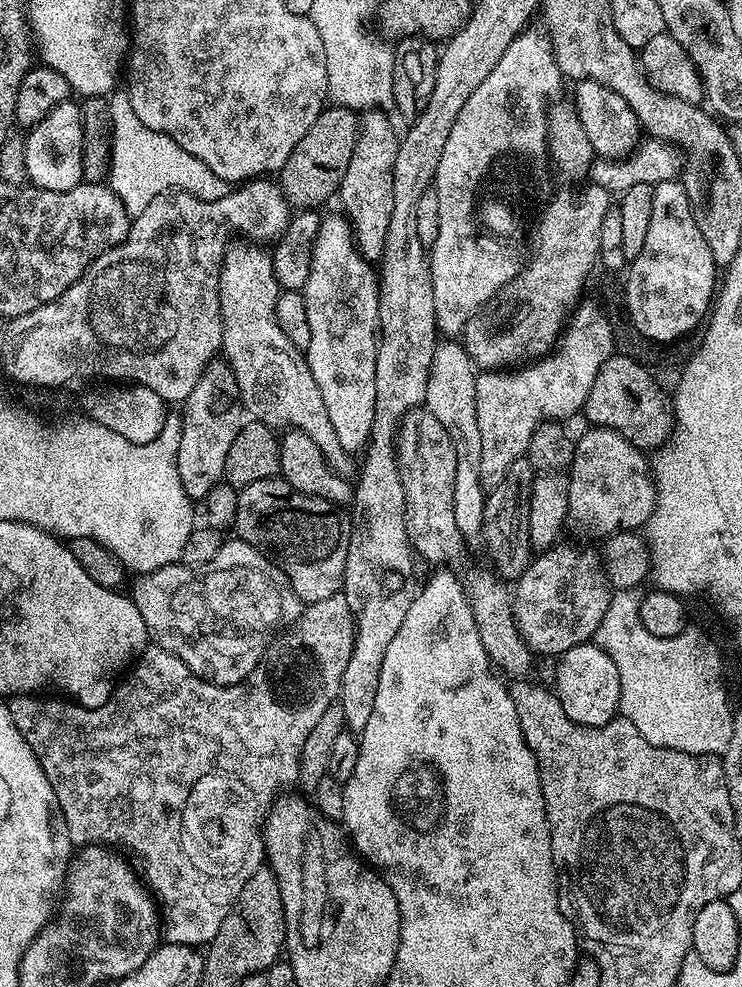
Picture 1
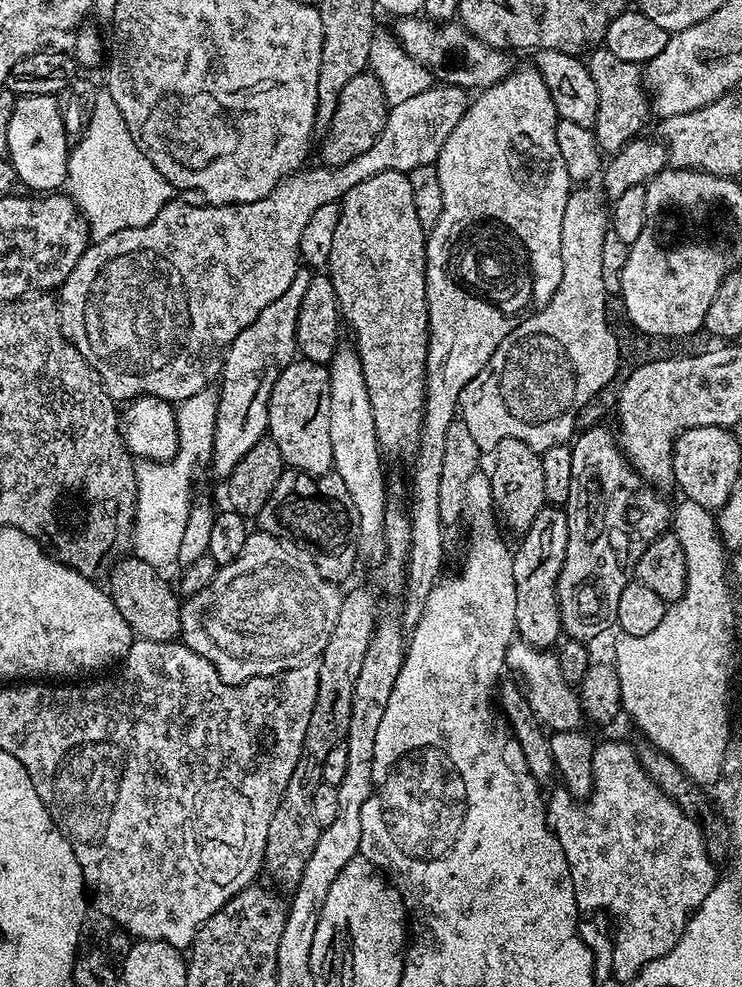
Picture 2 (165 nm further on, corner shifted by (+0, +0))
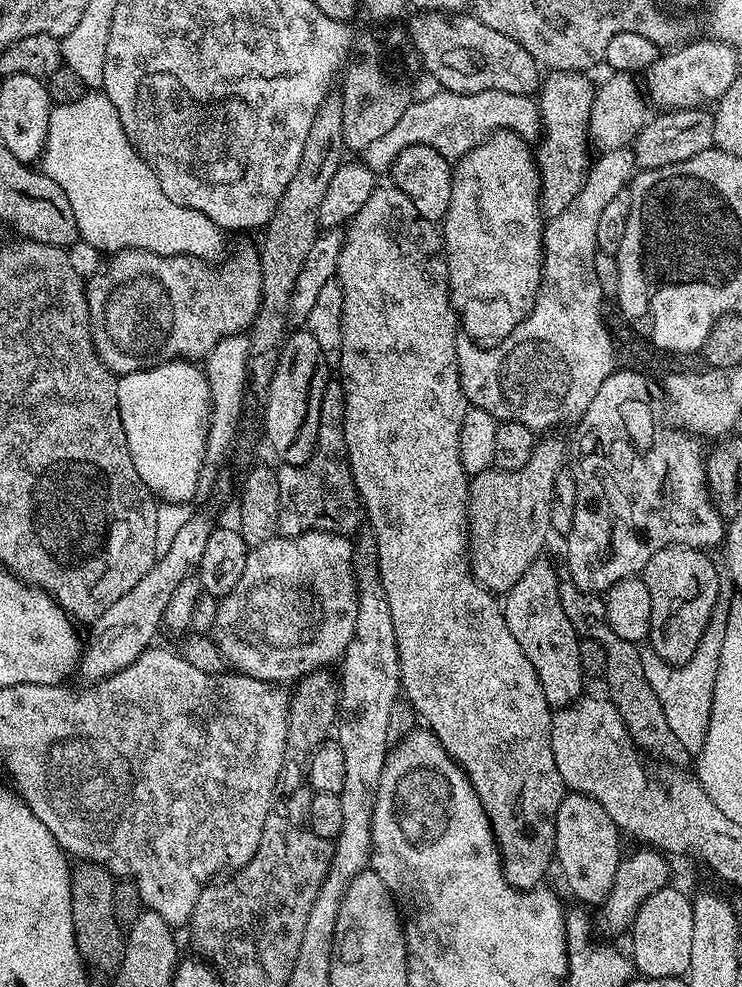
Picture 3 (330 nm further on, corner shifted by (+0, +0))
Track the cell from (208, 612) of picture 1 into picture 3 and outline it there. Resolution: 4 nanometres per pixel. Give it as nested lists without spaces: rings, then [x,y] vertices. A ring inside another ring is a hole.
[[[303,532],[301,536],[277,535],[275,540],[251,549],[238,586],[216,606],[210,639],[224,656],[225,665],[255,680],[285,682],[323,669],[331,660],[339,661],[356,634],[358,618],[358,576],[352,573],[352,542],[331,532]]]

